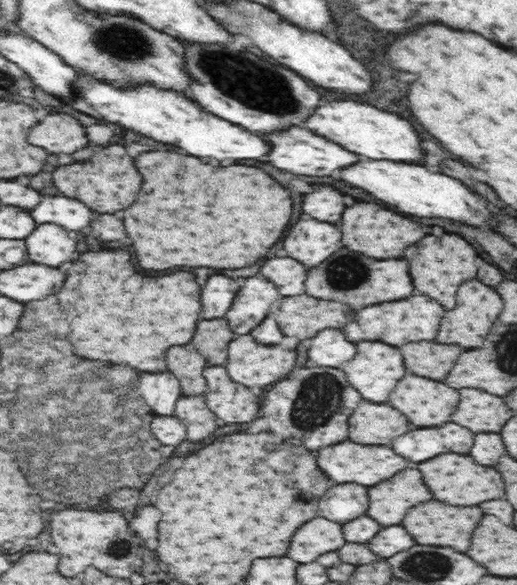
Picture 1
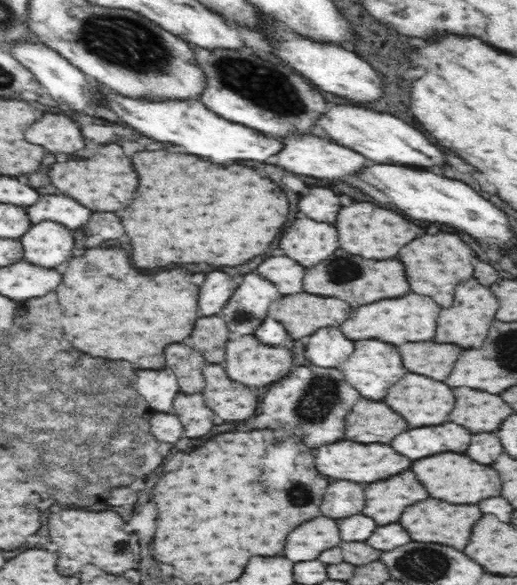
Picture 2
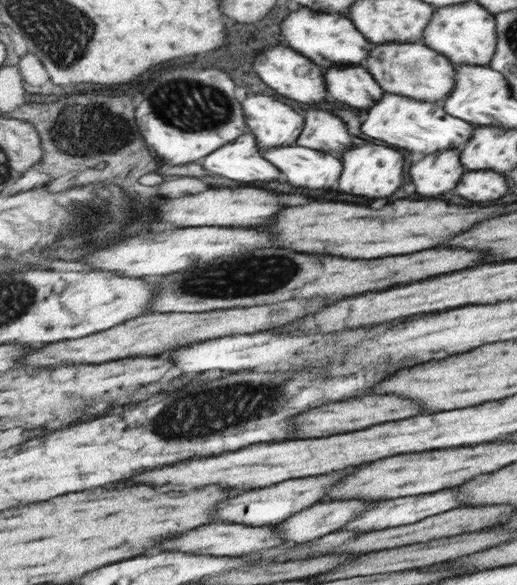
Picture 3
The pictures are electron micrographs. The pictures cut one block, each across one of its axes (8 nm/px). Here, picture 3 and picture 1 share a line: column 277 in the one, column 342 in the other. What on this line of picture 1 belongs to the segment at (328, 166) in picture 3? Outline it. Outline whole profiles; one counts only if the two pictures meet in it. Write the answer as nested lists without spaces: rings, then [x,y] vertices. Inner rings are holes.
[[[290,125],[286,130],[271,130],[262,132],[260,140],[268,146],[266,160],[278,170],[292,172],[292,174],[304,174],[304,176],[326,176],[330,170],[336,170],[342,164],[350,164],[350,160],[358,160],[358,156],[346,152],[343,146],[334,144],[302,125]]]

